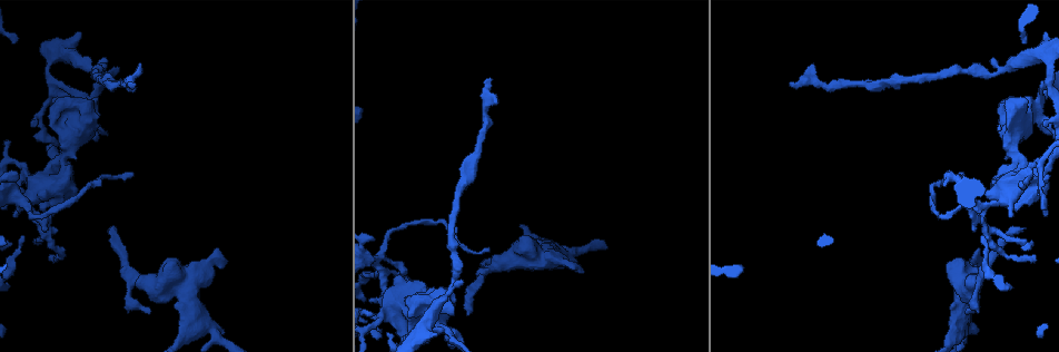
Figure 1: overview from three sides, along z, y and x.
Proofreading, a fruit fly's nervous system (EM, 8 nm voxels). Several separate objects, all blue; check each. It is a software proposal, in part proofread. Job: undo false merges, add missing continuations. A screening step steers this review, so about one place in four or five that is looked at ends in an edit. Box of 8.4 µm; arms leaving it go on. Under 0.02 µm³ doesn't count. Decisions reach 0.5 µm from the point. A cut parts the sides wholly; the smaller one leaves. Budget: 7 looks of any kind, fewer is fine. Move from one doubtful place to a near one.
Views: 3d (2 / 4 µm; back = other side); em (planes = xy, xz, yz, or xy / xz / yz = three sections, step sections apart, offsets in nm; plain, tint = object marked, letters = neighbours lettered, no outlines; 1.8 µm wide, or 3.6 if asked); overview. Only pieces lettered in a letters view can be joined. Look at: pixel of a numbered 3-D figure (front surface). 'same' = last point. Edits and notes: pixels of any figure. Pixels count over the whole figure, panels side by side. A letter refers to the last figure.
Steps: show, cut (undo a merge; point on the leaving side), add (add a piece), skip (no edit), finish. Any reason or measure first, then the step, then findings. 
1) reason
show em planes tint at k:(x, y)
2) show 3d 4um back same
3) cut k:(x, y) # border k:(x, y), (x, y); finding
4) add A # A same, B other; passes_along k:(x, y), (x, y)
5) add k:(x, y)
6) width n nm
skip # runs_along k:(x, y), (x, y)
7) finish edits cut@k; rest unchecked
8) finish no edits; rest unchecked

end of a long branch
show 3d 4um at 1:(790, 82)

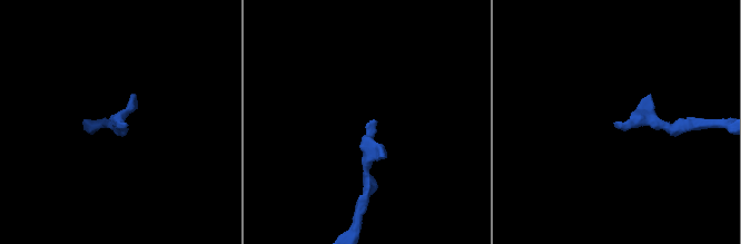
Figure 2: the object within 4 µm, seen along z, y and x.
show em planes letters at 2:(369, 121)

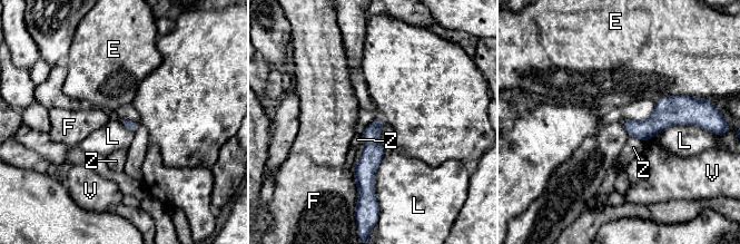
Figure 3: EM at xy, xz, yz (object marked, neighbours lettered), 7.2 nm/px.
skip # E other, F other, L other, V other, Z other; runs_along 3:(382, 122), (371, 134), (367, 189); no lettered piece goes on from it

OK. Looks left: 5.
small branch off a trunk
show 3d 4um back at 1:(381, 275)

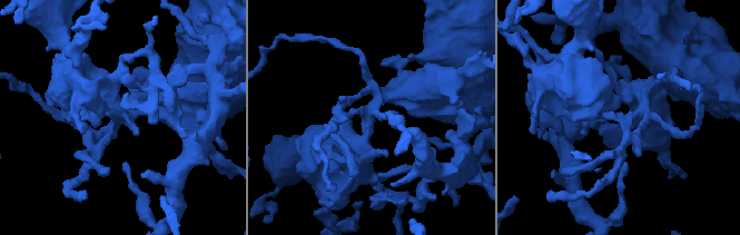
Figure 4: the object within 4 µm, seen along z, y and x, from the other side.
arms 4; shape alone is not enough
show em yz step 16 tint at 4:(123, 120)

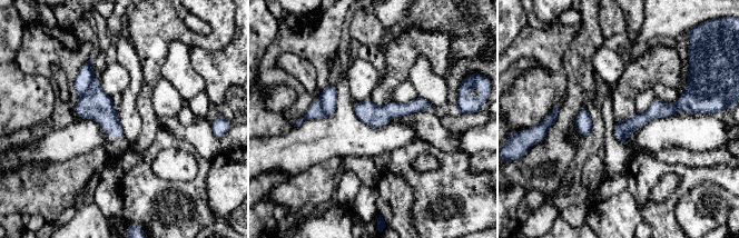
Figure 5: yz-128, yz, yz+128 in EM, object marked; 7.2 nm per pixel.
show em planes letters same

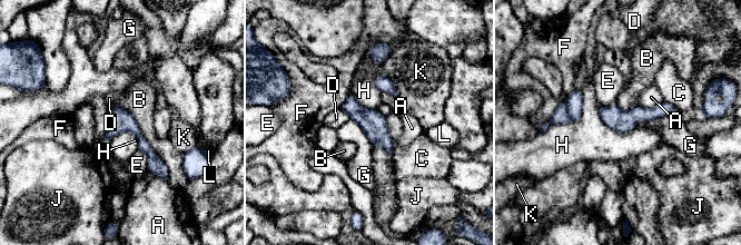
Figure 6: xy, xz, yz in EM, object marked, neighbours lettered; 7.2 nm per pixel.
cut 6:(574, 101) # A other, B other, C other, D other, E other, F other, G other, H other, J other, K other, L other; border 6:(565, 101), (572, 120); a second neuron is stuck on

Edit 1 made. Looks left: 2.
see it whole again
show overview

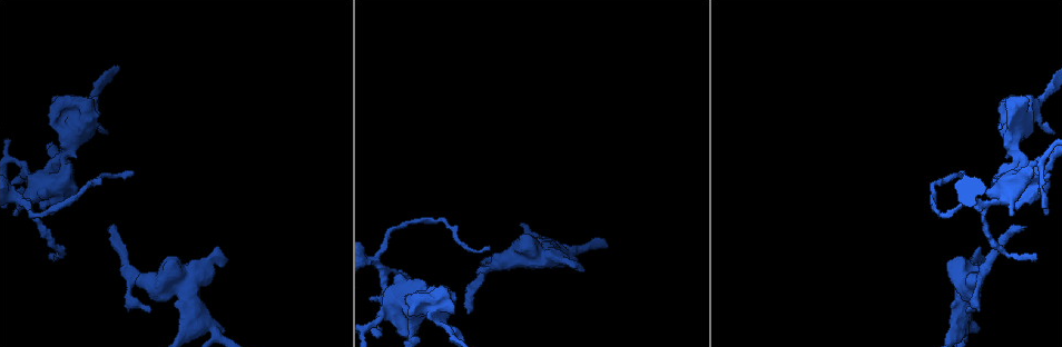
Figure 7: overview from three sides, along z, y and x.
show em xz step 4 letters at 7:(466, 312)

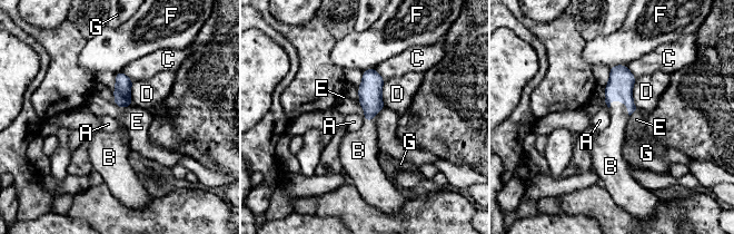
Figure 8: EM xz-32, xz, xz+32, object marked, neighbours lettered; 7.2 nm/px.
add B # A other, B same, C other, D other, E other, F other, G other; passes_along 8:(620, 87), (623, 101), (614, 135); it goes on there

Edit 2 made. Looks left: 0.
finish edits cut@6, add@8; rest unchecked

